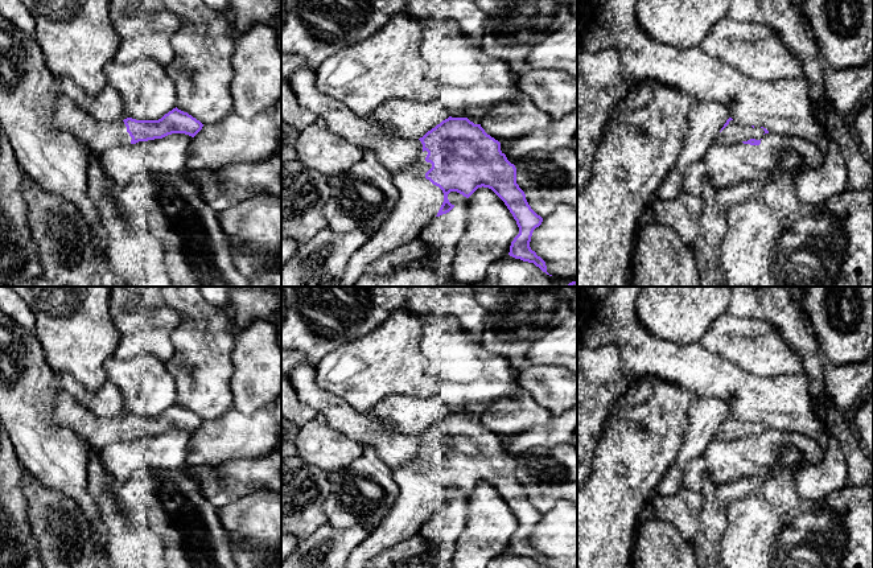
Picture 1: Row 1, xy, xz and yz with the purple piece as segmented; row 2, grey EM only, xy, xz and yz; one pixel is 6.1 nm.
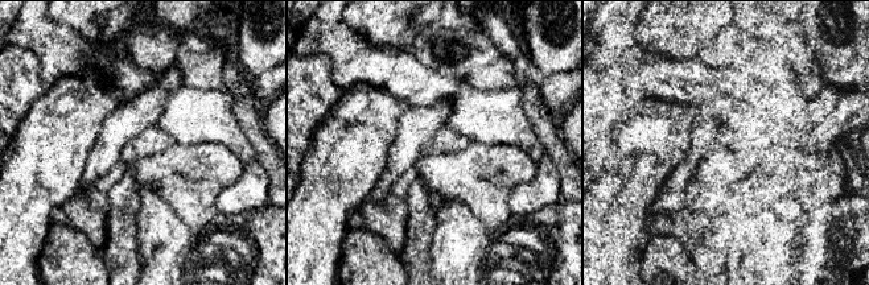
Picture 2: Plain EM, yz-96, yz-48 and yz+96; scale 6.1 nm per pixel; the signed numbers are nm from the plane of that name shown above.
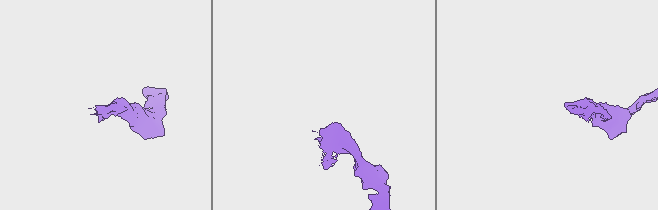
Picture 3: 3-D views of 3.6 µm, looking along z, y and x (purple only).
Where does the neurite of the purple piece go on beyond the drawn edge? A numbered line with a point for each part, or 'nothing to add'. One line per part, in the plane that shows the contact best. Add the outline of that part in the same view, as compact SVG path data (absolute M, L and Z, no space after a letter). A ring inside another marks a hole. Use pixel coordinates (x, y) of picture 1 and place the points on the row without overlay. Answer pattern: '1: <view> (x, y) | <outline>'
1: xy (98, 431) | M59 380L55 383L53 421L74 431L98 452L114 441L125 441L132 436L123 416L106 419L95 415L66 392Z

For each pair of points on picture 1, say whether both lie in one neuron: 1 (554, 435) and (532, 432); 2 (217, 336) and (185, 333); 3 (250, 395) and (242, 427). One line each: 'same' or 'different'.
1: same
2: same
3: different

